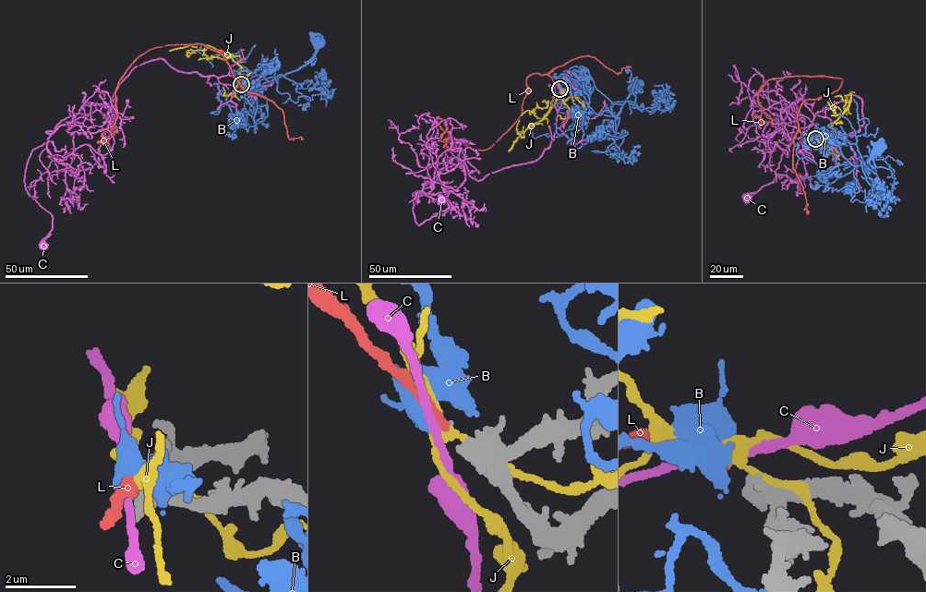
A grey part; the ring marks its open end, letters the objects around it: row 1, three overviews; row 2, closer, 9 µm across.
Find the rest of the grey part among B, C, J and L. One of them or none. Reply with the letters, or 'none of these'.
L

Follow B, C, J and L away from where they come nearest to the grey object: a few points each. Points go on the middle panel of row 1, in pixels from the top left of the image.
B: (559, 89), (559, 79), (565, 77), (588, 102), (587, 108), (599, 114), (608, 110), (617, 117), (636, 86)
C: (559, 89), (555, 132), (537, 159), (479, 180), (443, 169), (417, 196), (417, 223), (448, 207), (439, 199)
J: (559, 89), (563, 101), (559, 97), (549, 111), (525, 129), (523, 137), (516, 128), (519, 120)
L: (559, 89), (547, 75), (532, 73), (521, 114), (486, 150), (460, 142), (438, 118), (449, 133), (443, 148)

